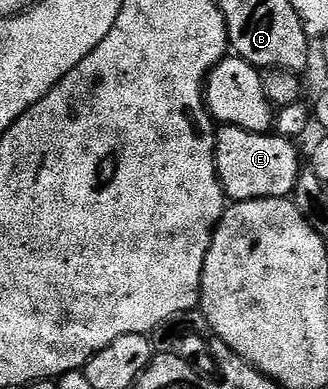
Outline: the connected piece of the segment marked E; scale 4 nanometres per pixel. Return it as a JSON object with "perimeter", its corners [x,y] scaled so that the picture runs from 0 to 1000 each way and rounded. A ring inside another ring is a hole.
{"perimeter":[[[668,321],[652,357],[652,419],[677,491],[704,522],[796,509],[884,509],[905,478],[927,406],[909,398],[893,362],[857,355],[845,339],[784,344],[744,329]]]}

